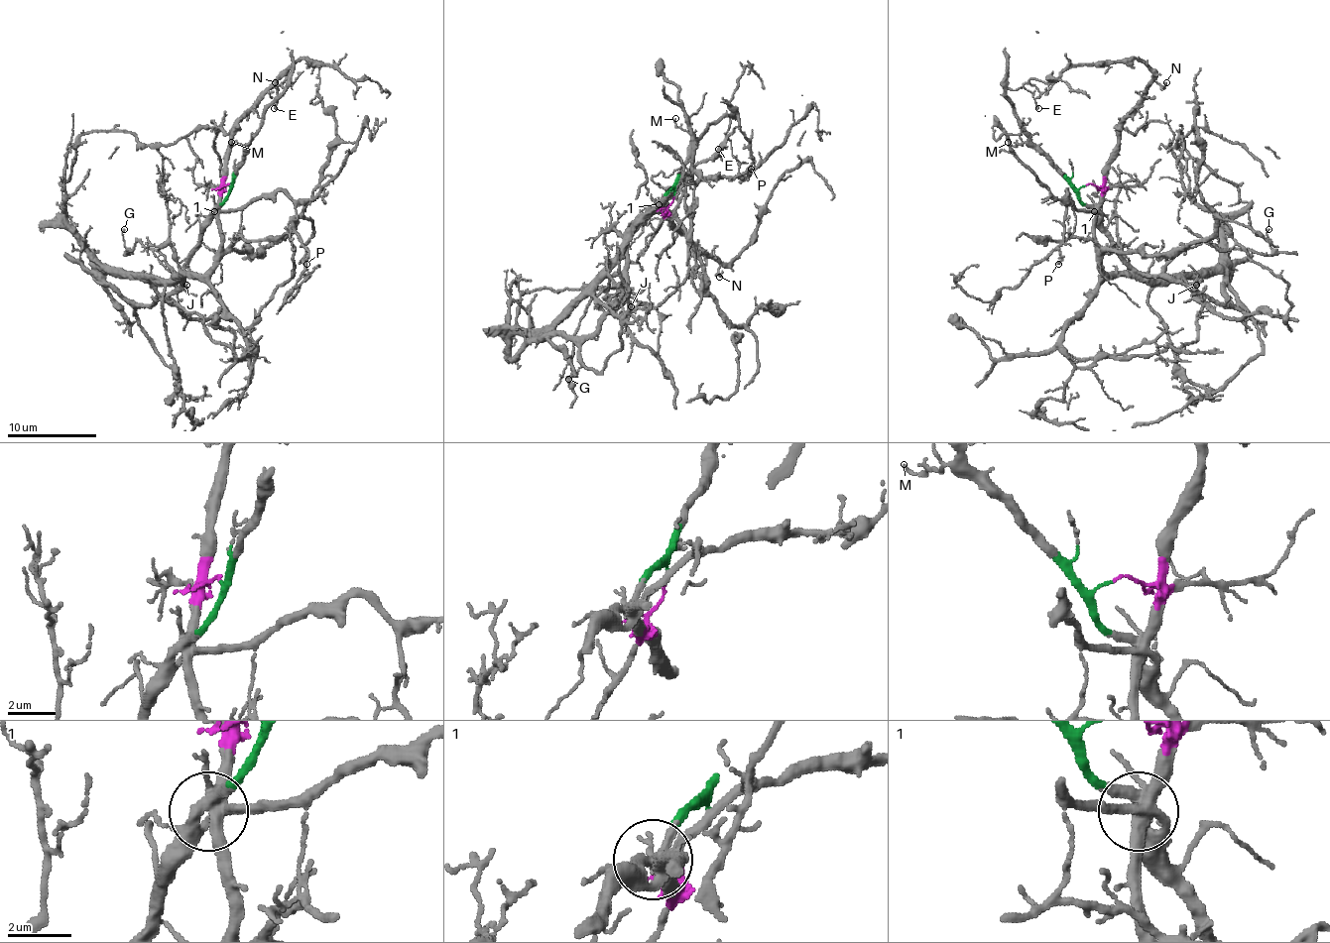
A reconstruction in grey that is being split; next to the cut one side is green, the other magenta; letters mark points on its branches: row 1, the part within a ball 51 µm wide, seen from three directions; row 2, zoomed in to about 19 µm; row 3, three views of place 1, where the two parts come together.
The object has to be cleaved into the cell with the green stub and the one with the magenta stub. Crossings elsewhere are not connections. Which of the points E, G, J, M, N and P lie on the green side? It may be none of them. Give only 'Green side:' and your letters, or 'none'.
Green side: E, G, J, M, P

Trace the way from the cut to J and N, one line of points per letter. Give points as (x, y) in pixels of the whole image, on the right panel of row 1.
J: (1084, 186), (1080, 199), (1129, 264), (1195, 284)
N: (1086, 186), (1102, 183), (1102, 169), (1118, 142), (1118, 124), (1153, 81), (1162, 86), (1166, 81)

